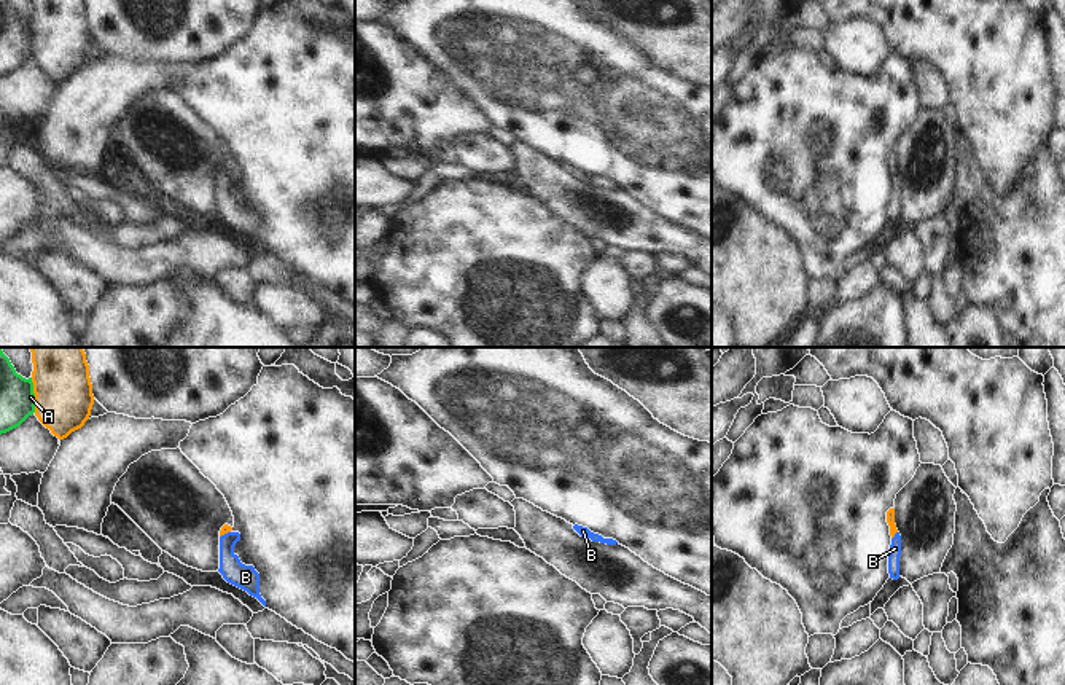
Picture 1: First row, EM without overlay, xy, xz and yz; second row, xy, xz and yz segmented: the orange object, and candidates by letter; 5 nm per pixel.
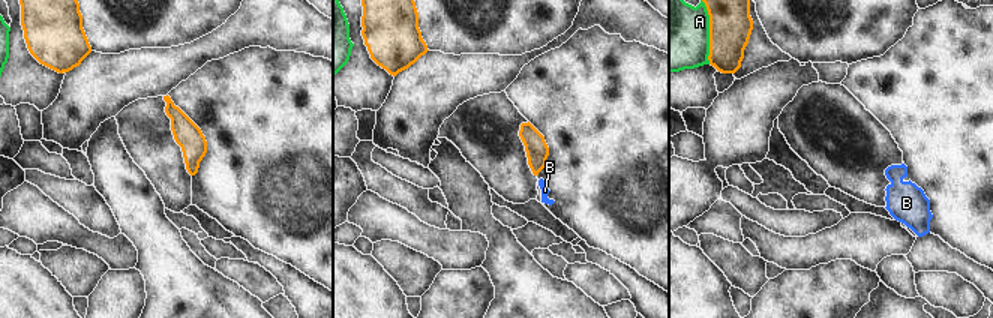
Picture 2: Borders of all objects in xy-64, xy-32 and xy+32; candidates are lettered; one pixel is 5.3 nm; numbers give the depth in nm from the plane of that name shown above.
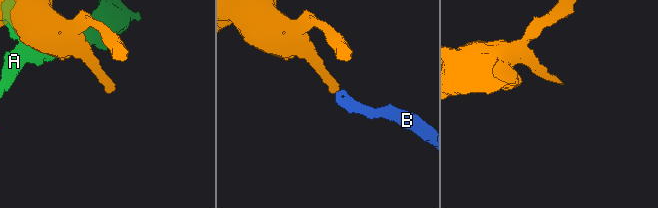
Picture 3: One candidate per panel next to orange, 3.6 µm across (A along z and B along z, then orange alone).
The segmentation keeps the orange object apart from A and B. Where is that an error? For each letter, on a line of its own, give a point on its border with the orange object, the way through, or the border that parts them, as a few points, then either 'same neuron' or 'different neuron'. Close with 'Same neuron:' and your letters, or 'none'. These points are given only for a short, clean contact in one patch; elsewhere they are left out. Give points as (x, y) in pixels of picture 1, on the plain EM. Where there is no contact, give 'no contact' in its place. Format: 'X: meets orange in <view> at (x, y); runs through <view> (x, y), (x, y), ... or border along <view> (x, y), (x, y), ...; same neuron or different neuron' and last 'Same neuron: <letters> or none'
A: meets orange in xy at (35, 39); different neuron
B: meets orange in yz at (893, 179); runs through yz (890, 158), (893, 179), (895, 191); same neuron
Same neuron: B

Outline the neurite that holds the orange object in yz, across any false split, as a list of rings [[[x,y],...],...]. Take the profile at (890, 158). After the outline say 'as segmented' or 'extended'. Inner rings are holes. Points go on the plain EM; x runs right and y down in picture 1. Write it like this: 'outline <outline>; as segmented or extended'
outline [[[890,151],[887,155],[887,166],[890,169],[890,178],[891,178],[891,188],[890,188],[890,198],[888,198],[888,217],[890,217],[890,221],[898,223],[899,221],[901,178],[895,167],[895,151]]]; extended

